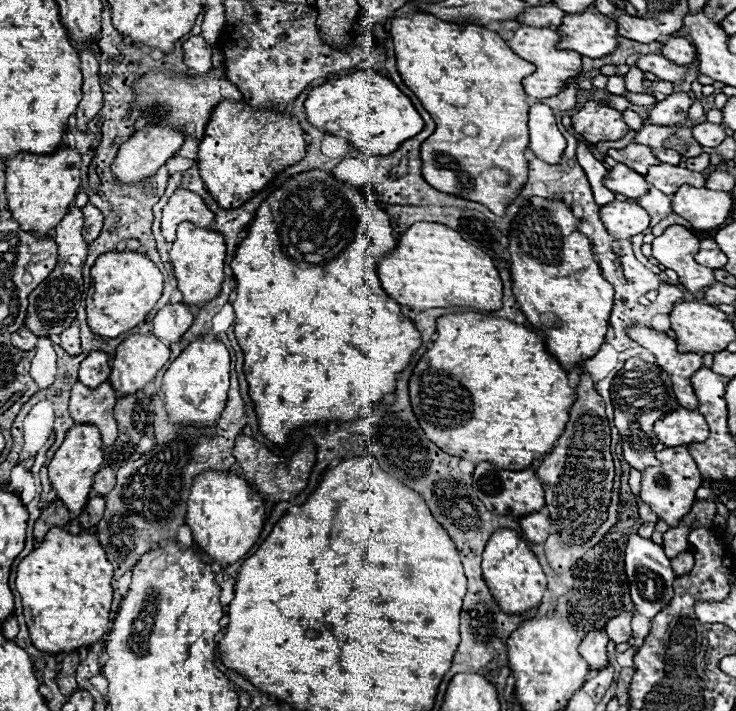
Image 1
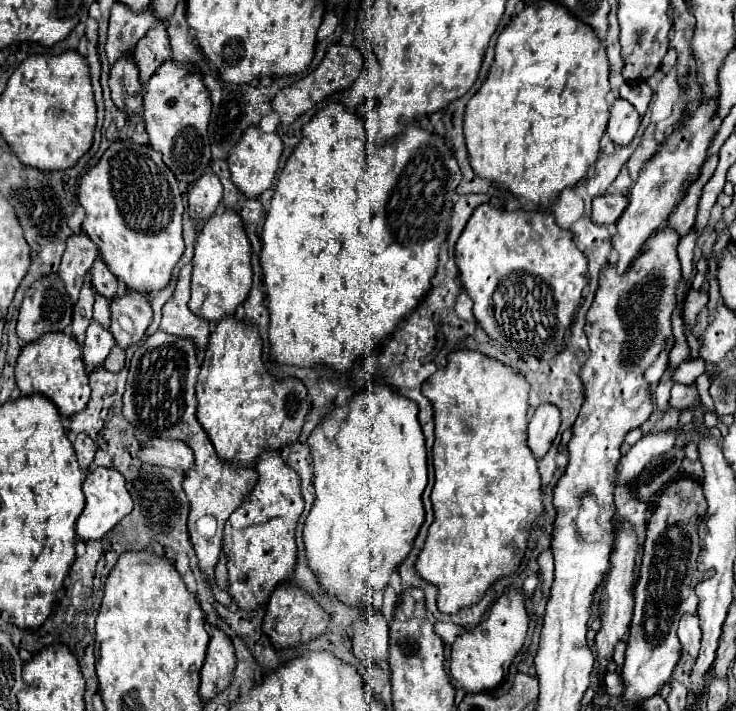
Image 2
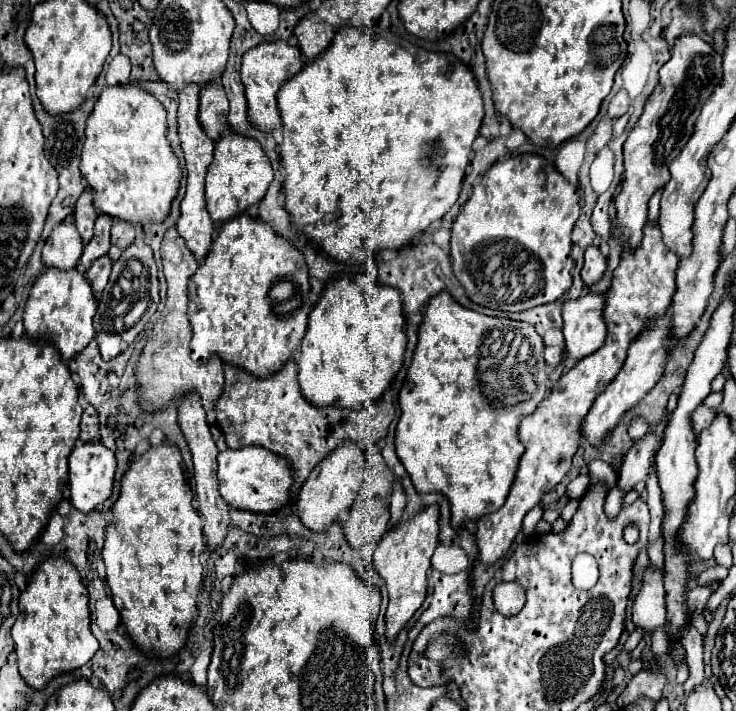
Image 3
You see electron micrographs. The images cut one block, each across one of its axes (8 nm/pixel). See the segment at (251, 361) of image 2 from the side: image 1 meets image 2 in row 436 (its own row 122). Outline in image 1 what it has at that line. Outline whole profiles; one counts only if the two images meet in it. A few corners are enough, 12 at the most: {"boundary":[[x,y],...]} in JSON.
{"boundary":[[222,102],[198,170],[226,210],[306,156],[304,130],[276,110]]}

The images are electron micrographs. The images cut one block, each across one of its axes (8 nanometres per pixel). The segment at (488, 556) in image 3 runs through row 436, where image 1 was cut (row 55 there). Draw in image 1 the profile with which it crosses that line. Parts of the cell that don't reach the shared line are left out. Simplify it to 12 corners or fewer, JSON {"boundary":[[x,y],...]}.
{"boundary":[[522,26],[508,46],[536,66],[522,80],[534,100],[556,96],[582,72],[558,50],[558,32]]}

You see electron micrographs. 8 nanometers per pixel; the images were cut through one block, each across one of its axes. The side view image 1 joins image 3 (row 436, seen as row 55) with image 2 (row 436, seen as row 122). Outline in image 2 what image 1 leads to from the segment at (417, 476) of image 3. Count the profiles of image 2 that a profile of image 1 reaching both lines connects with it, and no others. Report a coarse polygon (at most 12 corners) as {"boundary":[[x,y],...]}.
{"boundary":[[452,352],[416,570],[456,614],[518,570],[544,512],[530,386]]}

